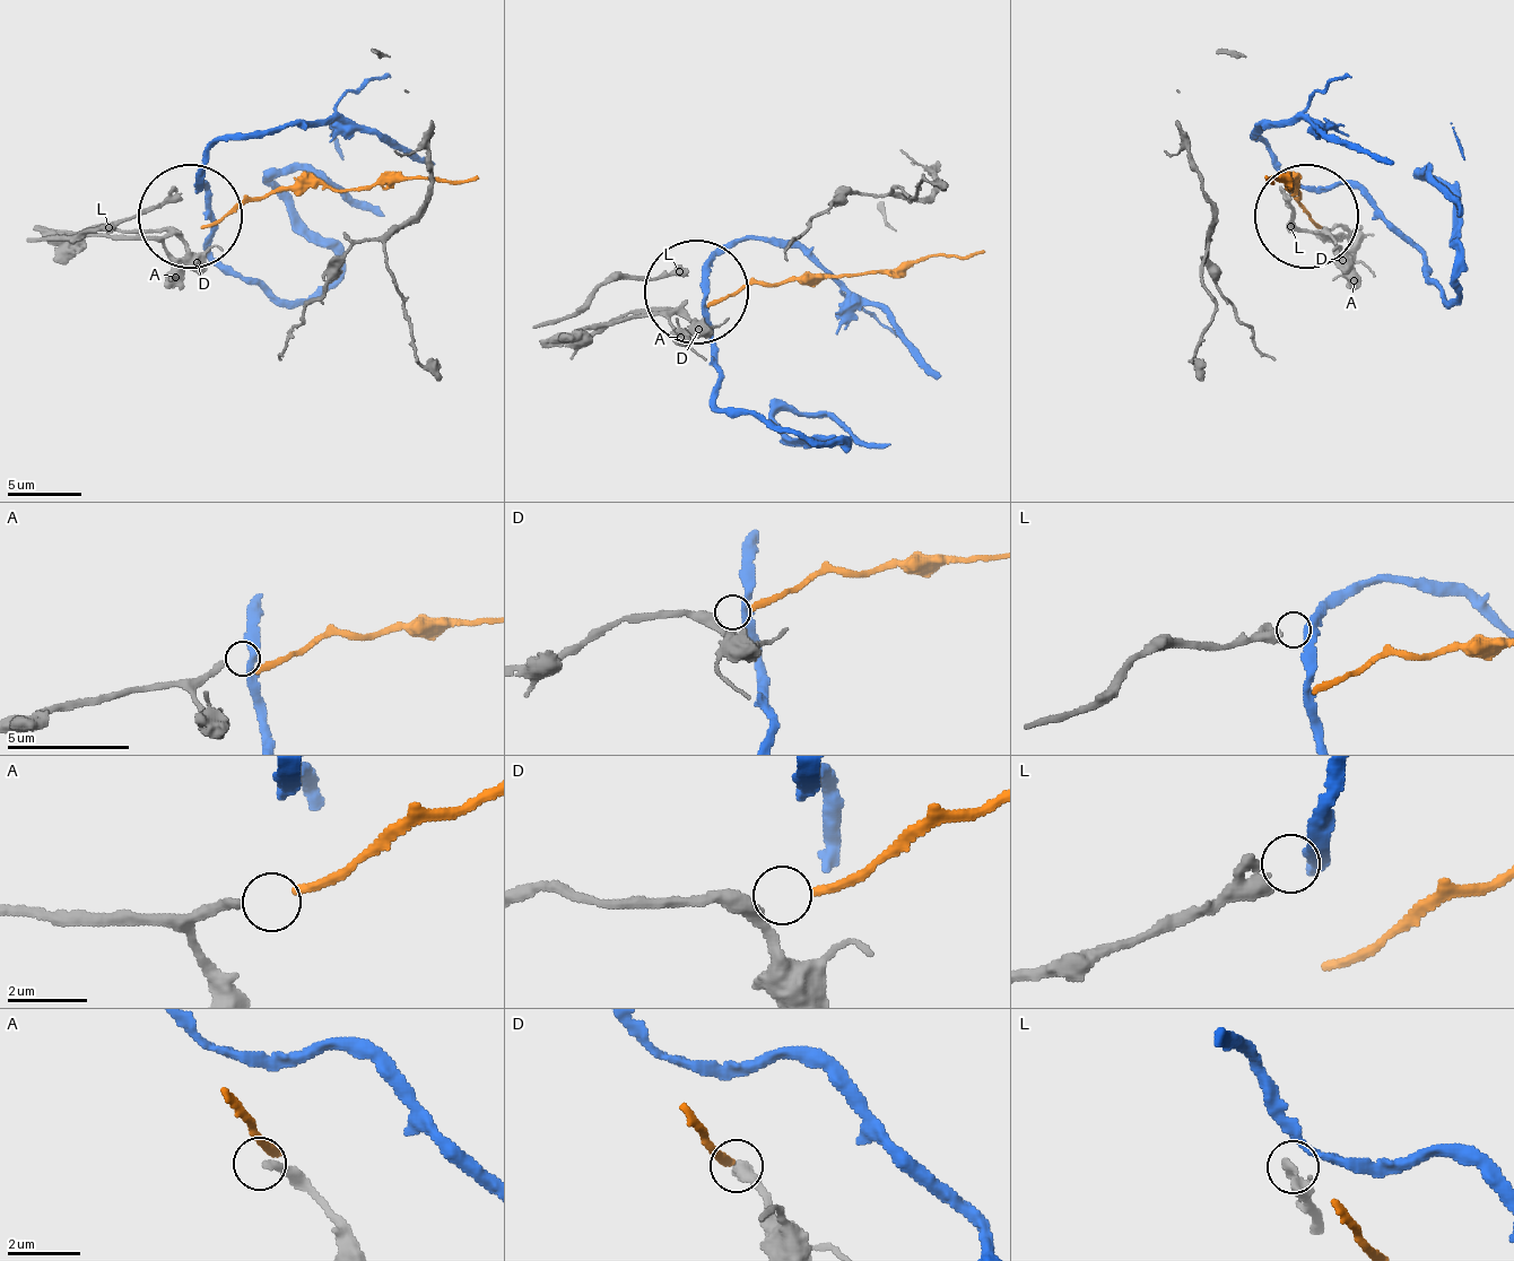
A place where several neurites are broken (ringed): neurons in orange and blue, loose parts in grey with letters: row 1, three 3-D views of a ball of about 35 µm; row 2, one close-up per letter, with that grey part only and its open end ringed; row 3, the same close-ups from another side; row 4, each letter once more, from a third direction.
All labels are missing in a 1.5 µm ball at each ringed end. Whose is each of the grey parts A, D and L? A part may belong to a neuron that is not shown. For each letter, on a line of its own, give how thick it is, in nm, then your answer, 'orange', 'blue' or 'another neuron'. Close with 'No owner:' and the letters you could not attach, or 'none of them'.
A: 240 nm thick; another neuron
D: 340 nm thick; orange
L: 480 nm thick; another neuron
No owner: A, L

